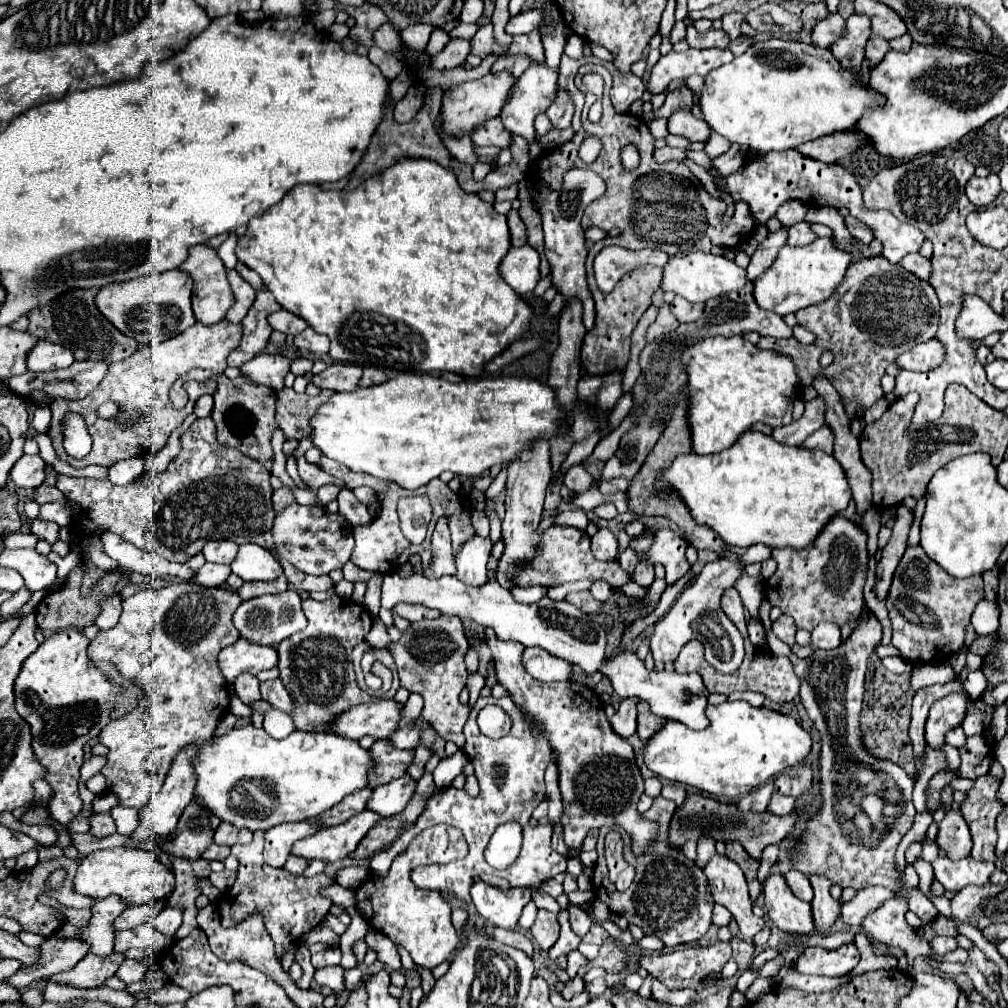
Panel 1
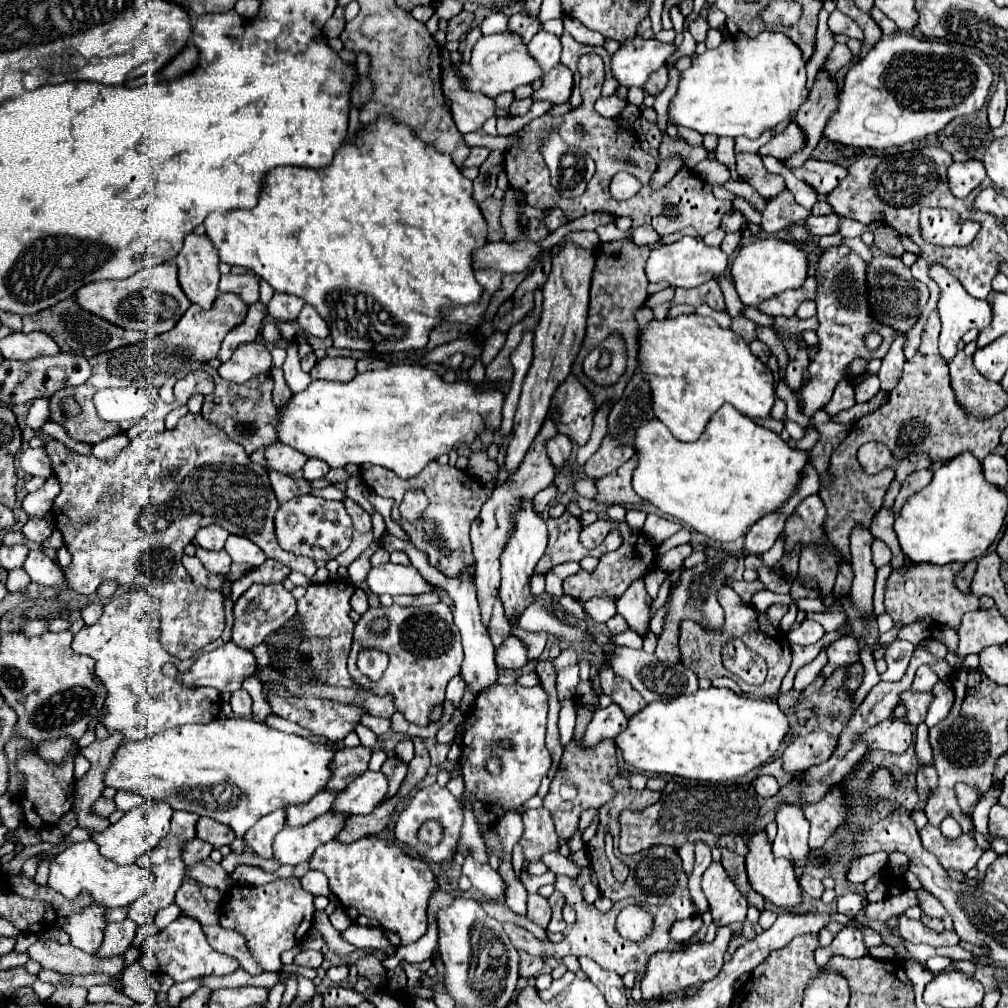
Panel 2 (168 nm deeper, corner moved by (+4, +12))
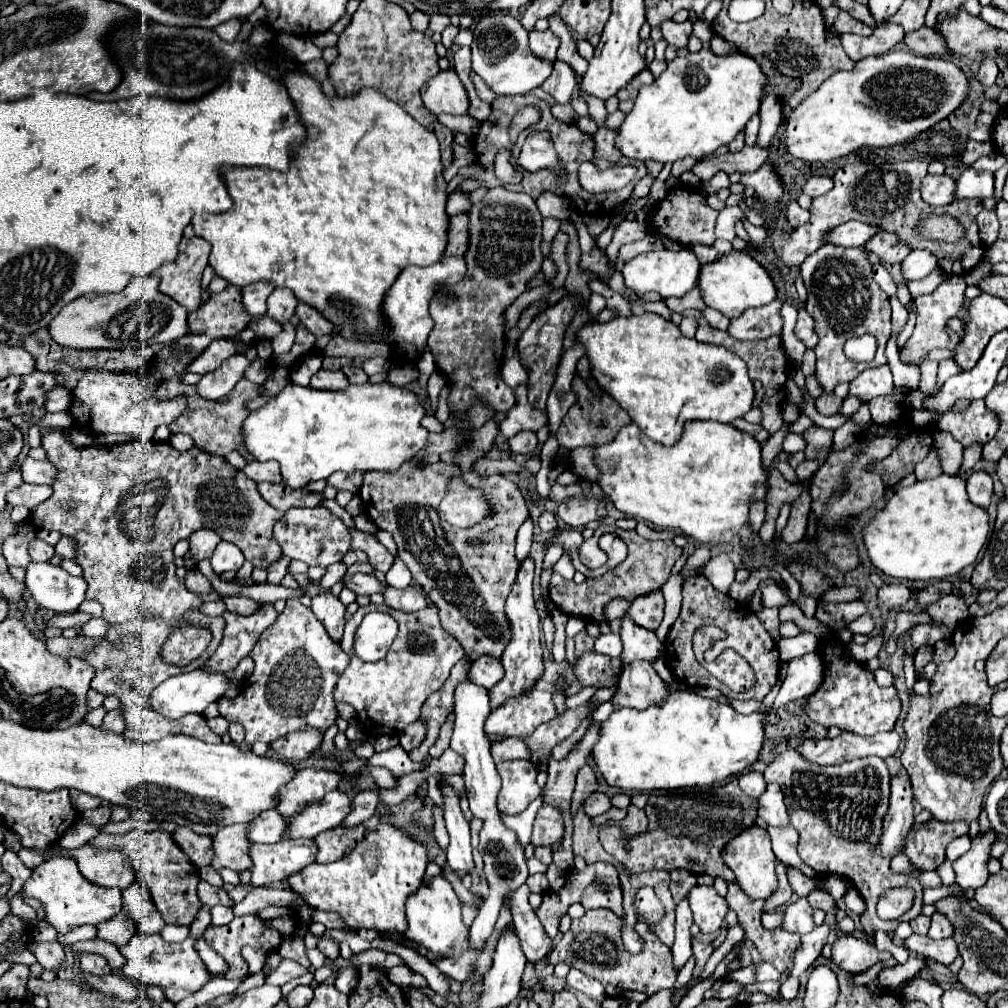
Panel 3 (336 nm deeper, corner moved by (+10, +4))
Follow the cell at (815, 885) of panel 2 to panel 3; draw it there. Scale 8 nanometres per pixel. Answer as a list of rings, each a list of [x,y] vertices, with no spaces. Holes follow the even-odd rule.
[[[820,890],[810,892],[810,894],[808,894],[808,902],[810,902],[814,908],[820,908],[820,910],[824,910],[824,912],[830,912],[830,910],[836,908],[836,900],[834,900],[830,894],[820,892]]]

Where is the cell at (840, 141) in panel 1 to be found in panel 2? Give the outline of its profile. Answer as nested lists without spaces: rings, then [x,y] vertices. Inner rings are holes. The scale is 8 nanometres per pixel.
[[[792,122],[792,124],[786,126],[784,132],[776,134],[766,146],[762,146],[758,154],[760,156],[770,154],[770,156],[774,156],[778,160],[786,160],[792,154],[800,152],[804,146],[806,146],[806,134],[804,134],[804,130],[796,122]]]

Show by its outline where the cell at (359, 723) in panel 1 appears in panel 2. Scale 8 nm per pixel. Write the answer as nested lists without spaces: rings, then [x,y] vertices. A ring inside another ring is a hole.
[[[274,692],[268,694],[268,704],[274,710],[274,714],[288,718],[290,722],[300,724],[302,728],[308,728],[312,734],[316,736],[326,736],[328,740],[334,742],[342,742],[346,738],[346,734],[350,734],[362,716],[366,716],[368,712],[362,706],[356,706],[352,702],[332,702],[332,700],[324,700],[324,698],[312,698],[312,700],[304,700],[304,698],[282,698]]]

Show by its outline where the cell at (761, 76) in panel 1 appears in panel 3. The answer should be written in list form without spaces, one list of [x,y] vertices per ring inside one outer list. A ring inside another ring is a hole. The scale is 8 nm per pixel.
[[[702,48],[696,54],[688,54],[684,58],[674,58],[666,72],[654,78],[652,84],[640,86],[638,96],[634,98],[632,110],[626,114],[624,122],[618,128],[616,148],[626,158],[634,160],[654,160],[662,164],[672,164],[686,156],[696,160],[704,160],[714,150],[724,144],[730,144],[734,136],[746,126],[750,116],[760,110],[760,98],[764,94],[766,76],[758,68],[758,64],[746,54],[730,54],[730,56],[716,56],[710,50]]]

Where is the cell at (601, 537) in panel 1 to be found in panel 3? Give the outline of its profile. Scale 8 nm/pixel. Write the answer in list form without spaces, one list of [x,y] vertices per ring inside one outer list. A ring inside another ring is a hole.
[[[602,524],[602,526],[596,528],[596,532],[594,532],[594,536],[590,540],[584,540],[580,554],[590,558],[590,560],[604,558],[604,554],[598,550],[598,538],[604,532],[616,532],[628,546],[628,558],[620,566],[612,568],[610,572],[606,572],[600,578],[592,578],[592,580],[586,580],[586,582],[580,584],[568,581],[559,574],[553,573],[549,584],[550,600],[554,602],[554,606],[560,612],[564,612],[568,616],[578,616],[578,618],[584,618],[584,620],[594,620],[594,624],[604,622],[604,608],[614,598],[624,598],[624,600],[632,602],[632,600],[636,600],[640,596],[646,596],[646,594],[652,594],[652,592],[660,590],[664,586],[664,582],[668,580],[676,558],[680,558],[682,552],[684,552],[672,540],[656,540],[656,542],[652,542],[652,540],[646,540],[646,538],[638,536],[634,530],[620,530],[616,526]]]

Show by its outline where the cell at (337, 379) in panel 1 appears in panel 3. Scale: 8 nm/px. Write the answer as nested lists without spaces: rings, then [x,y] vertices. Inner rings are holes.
[[[318,370],[312,380],[310,380],[312,388],[318,390],[346,390],[348,388],[348,378],[344,376],[344,372],[334,372],[334,370]]]

